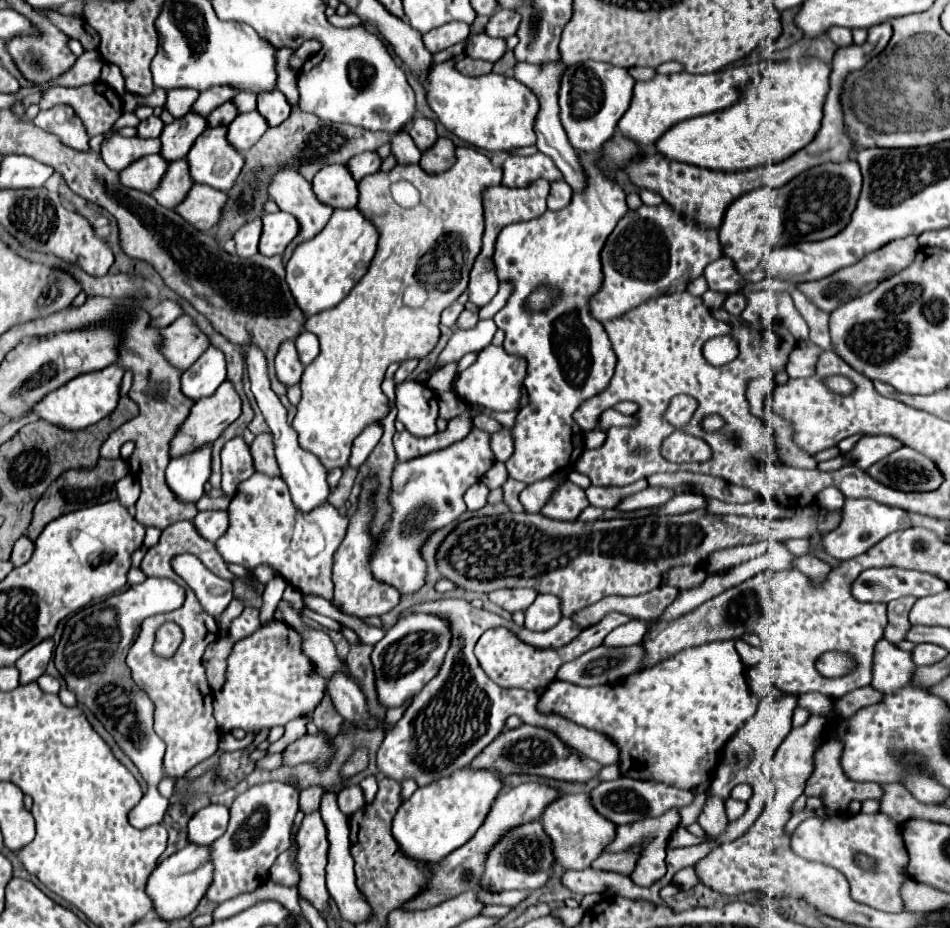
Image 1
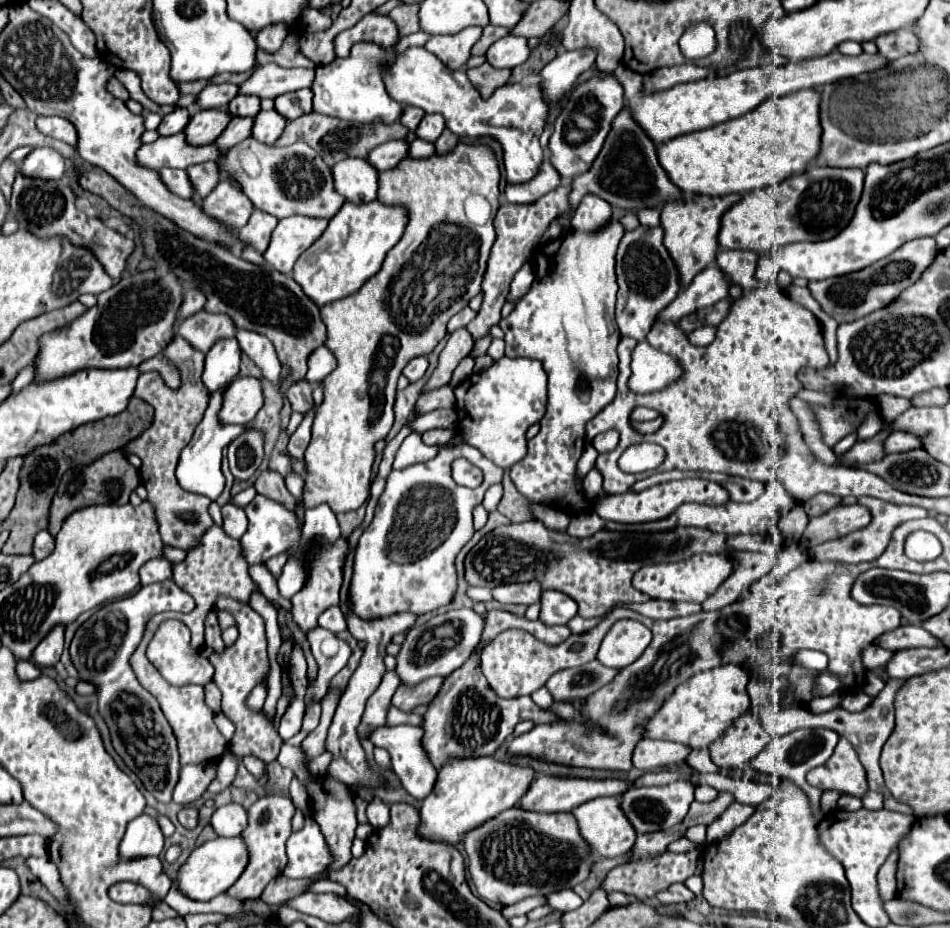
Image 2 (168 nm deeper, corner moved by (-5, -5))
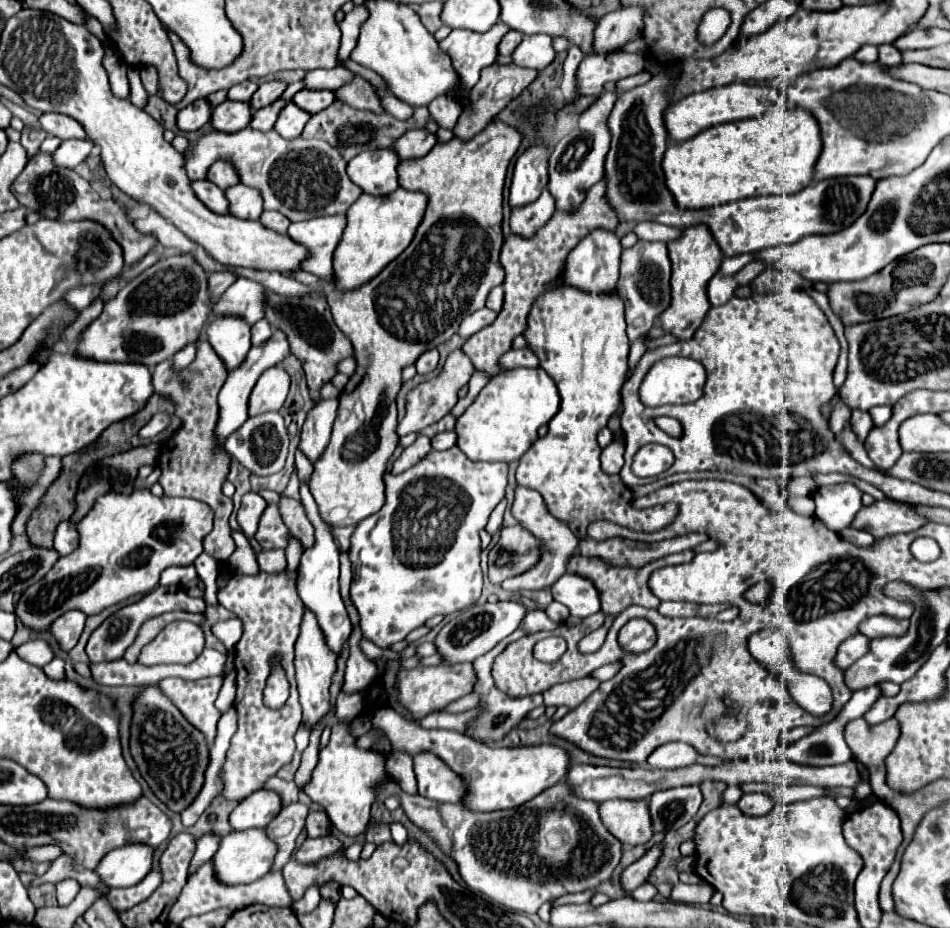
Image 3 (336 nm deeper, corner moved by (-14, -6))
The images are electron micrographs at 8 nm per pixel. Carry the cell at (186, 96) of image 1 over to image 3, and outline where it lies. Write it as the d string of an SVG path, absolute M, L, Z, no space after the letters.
M240 83L238 87L232 87L228 91L228 99L232 101L250 101L250 97L256 93L258 85L256 83Z

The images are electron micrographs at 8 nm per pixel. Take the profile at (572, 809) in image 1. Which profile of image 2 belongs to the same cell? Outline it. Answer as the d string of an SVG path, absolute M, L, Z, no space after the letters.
M613 796L607 798L597 798L597 800L589 800L577 808L571 810L571 814L577 818L579 824L579 832L585 838L585 842L589 842L593 854L601 856L601 858L617 858L627 854L633 844L635 844L635 830L629 824L629 820L625 818L623 810L619 808L619 800Z

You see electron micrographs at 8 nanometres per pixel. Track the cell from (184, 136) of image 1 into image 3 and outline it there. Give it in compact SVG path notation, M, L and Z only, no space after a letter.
M224 101L212 111L212 127L224 133L244 129L252 119L252 107L248 101Z

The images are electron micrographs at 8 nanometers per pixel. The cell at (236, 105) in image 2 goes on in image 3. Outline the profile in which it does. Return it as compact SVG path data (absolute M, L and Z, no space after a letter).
M268 81L268 83L262 83L258 87L258 91L254 93L254 97L250 99L250 105L254 109L260 109L260 107L266 107L270 103L274 103L286 89L288 85L284 81Z

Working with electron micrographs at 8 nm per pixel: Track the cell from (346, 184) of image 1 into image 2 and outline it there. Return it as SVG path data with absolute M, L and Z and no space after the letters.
M347 158L333 166L333 186L347 202L367 204L377 198L377 172L361 158Z

